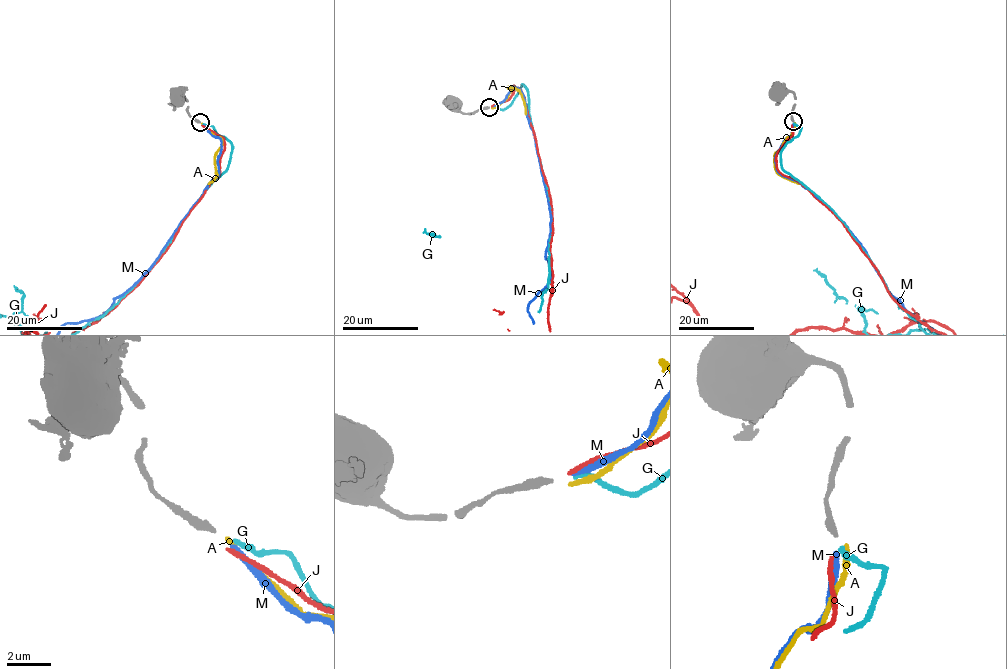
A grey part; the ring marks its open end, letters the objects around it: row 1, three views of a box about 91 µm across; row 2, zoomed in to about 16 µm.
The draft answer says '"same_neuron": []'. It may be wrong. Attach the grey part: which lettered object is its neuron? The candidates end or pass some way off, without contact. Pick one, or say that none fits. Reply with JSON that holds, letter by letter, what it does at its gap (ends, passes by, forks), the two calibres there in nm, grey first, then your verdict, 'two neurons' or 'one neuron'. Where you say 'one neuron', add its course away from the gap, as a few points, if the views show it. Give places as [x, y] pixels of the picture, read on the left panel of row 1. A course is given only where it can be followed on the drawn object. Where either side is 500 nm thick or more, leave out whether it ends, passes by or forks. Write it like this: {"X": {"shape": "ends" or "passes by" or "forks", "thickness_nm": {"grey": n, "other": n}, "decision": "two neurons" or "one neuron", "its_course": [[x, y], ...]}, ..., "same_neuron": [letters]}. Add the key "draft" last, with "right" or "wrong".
{"A": {"shape": "ends", "thickness_nm": {"grey": 320, "other": 200}, "decision": "two neurons"}, "G": {"shape": "ends", "thickness_nm": {"grey": 320, "other": 240}, "decision": "two neurons"}, "J": {"shape": "ends", "thickness_nm": {"grey": 320, "other": 200}, "decision": "two neurons"}, "M": {"shape": "ends", "thickness_nm": {"grey": 320, "other": 240}, "decision": "two neurons"}, "same_neuron": [], "draft": "right"}

